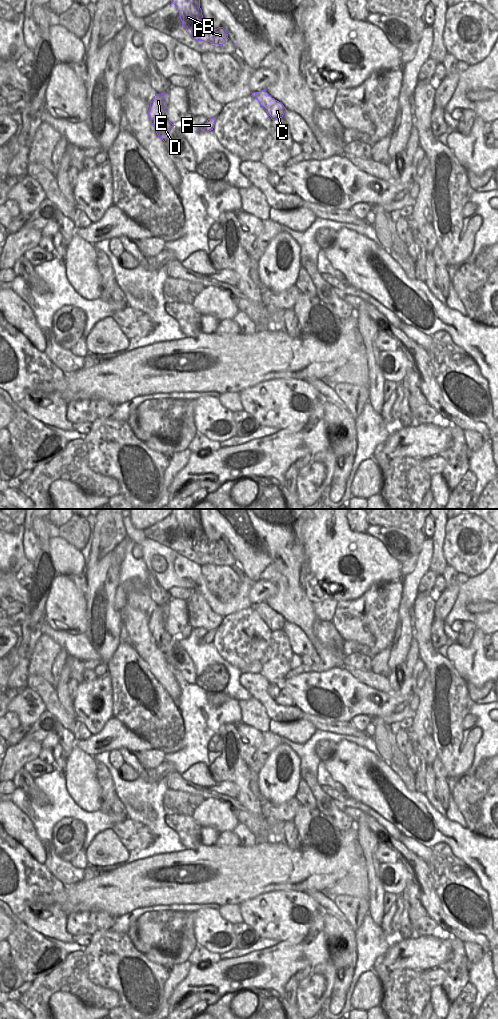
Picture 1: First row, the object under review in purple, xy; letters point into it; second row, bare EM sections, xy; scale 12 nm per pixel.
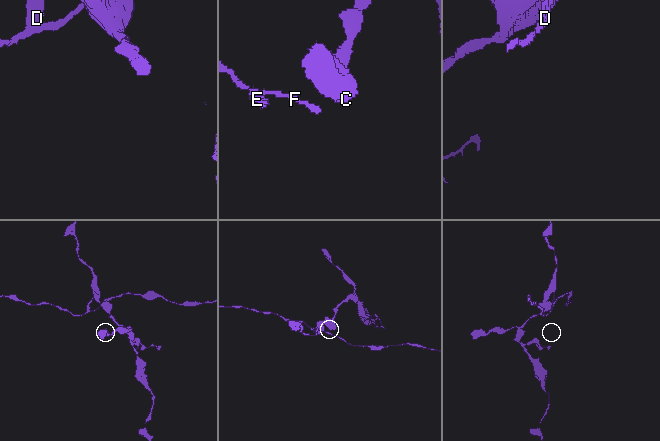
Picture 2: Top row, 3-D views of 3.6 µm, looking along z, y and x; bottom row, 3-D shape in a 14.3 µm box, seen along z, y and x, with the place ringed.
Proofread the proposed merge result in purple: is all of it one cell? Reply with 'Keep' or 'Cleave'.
Cleave.

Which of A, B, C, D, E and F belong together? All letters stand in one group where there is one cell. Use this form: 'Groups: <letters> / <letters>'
Groups: A B C D E / F.

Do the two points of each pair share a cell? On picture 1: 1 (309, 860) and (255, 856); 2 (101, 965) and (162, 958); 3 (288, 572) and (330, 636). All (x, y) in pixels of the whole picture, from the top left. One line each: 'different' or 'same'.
1: same
2: different
3: same

